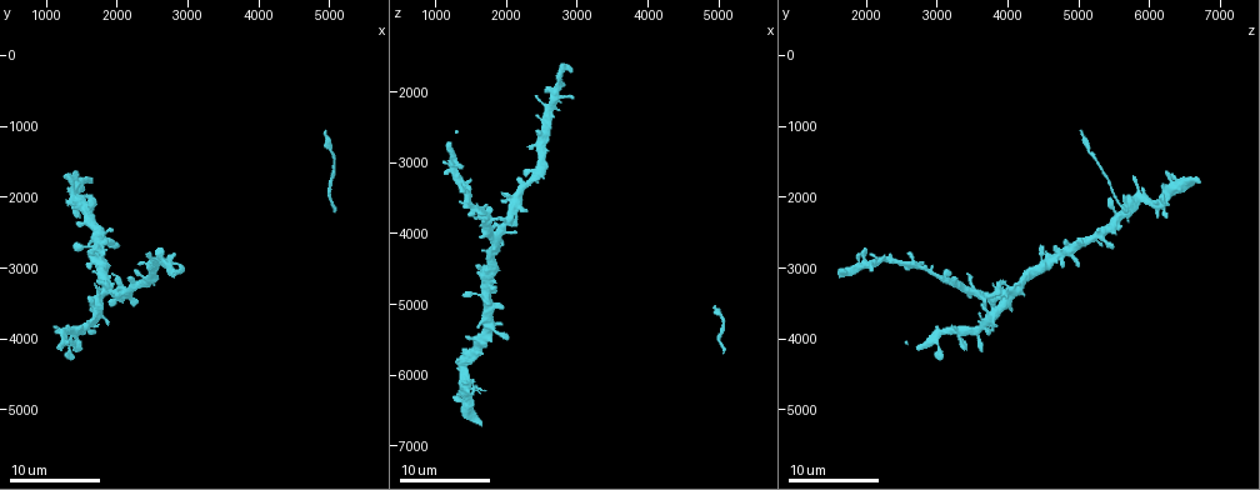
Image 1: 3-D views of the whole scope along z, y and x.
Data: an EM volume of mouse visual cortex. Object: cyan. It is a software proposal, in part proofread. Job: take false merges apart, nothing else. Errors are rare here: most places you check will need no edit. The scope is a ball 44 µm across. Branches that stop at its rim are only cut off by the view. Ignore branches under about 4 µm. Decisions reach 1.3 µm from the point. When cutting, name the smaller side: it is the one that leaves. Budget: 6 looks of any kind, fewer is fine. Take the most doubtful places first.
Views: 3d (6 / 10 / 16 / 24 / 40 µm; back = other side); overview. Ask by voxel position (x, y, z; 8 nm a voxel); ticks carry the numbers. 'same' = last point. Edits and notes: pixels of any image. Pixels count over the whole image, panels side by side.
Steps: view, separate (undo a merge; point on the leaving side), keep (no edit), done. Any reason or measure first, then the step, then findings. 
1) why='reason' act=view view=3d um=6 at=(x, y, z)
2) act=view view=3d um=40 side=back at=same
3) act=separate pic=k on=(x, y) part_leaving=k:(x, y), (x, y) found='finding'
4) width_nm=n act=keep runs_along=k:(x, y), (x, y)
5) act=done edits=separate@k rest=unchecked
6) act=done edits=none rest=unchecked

why='three arms meet' act=view view=3d um=10 at=(1800, 2950, 4450)

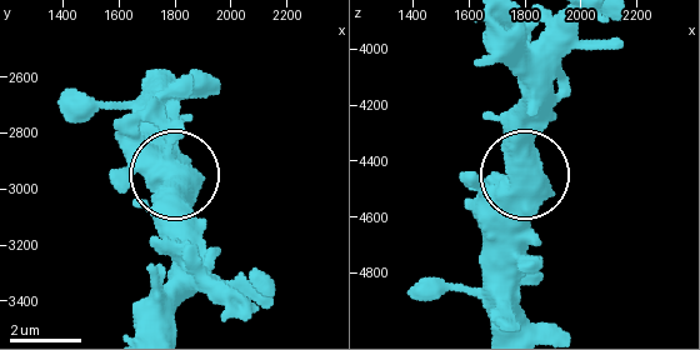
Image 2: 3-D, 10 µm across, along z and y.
width_nm=530 act=keep found='all the same neuron'

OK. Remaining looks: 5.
act=view view=3d um=6 at=(1700, 2500, 5350)

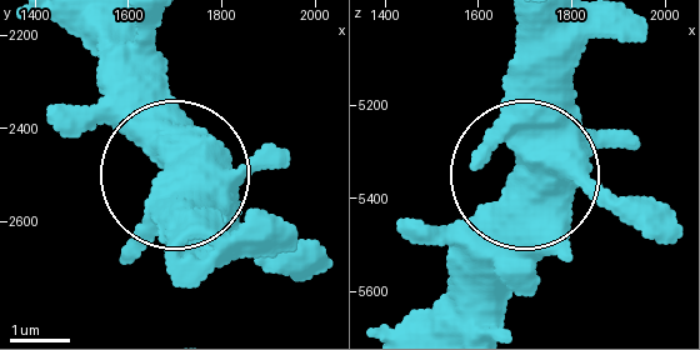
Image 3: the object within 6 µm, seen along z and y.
act=keep found='one neuron here'

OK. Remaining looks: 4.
why='narrows sharply' act=view view=3d um=10 at=(2450, 3100, 3050)

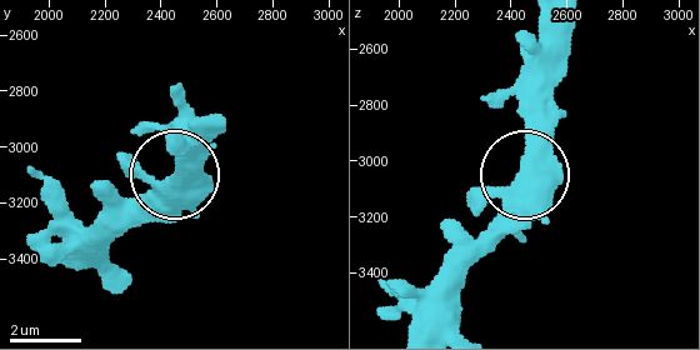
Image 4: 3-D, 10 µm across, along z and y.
why='from behind' act=view view=3d um=10 side=back at=(2460, 3110, 3010)

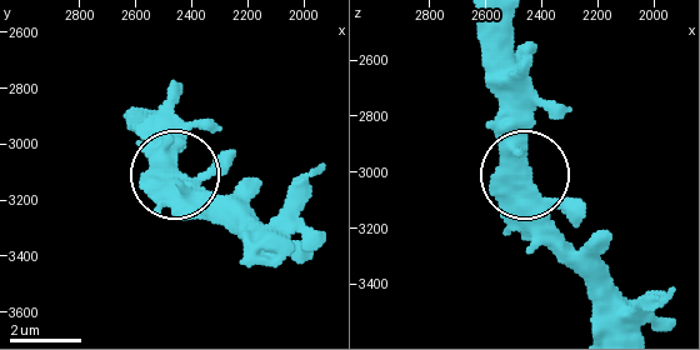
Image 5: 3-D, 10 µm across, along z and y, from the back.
width_nm=440 act=keep found='all the same neuron'

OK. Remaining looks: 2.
act=done edits=none rest=unchecked

